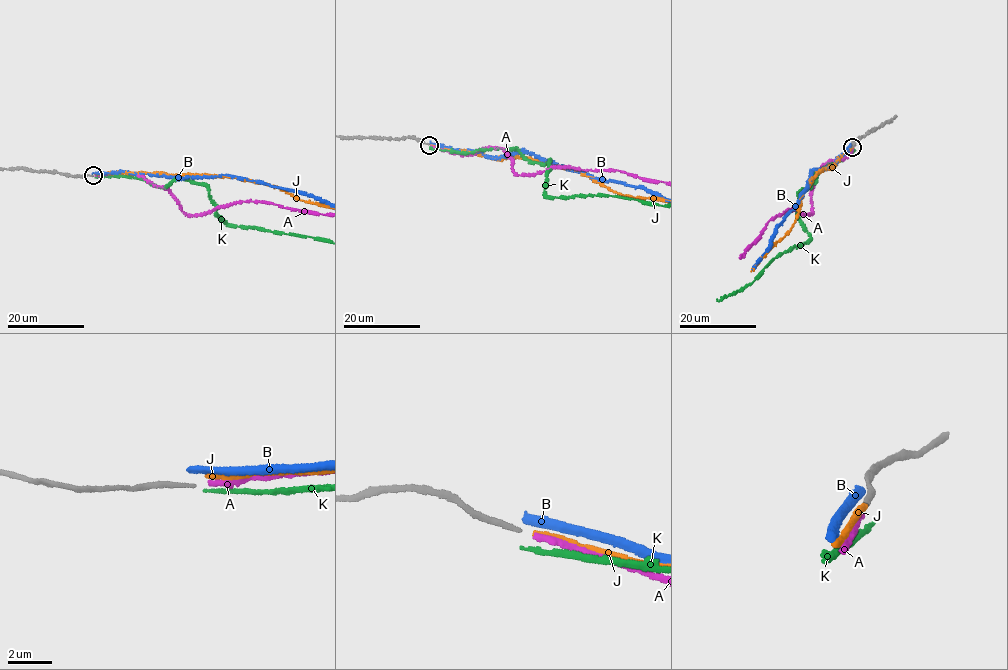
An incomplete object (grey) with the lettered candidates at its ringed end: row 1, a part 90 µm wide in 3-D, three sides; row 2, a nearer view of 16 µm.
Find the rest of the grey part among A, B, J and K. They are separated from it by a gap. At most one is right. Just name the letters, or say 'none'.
A

